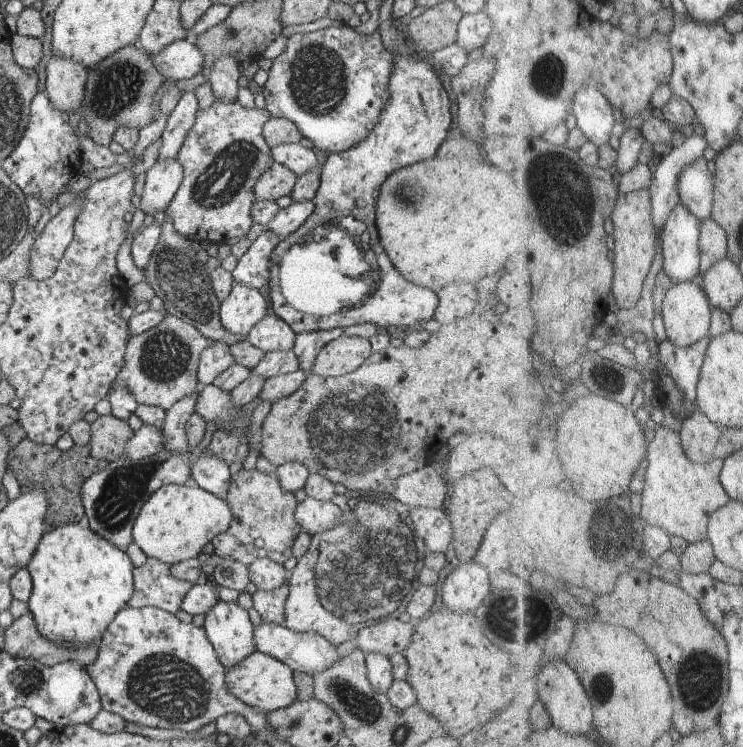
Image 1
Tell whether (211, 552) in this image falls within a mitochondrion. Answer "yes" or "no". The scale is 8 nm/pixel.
no

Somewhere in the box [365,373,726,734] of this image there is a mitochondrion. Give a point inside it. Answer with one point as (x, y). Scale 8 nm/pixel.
(700, 685)

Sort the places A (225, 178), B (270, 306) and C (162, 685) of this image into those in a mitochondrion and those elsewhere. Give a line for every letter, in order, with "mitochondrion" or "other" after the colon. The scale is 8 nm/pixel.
A: mitochondrion
B: other
C: mitochondrion

